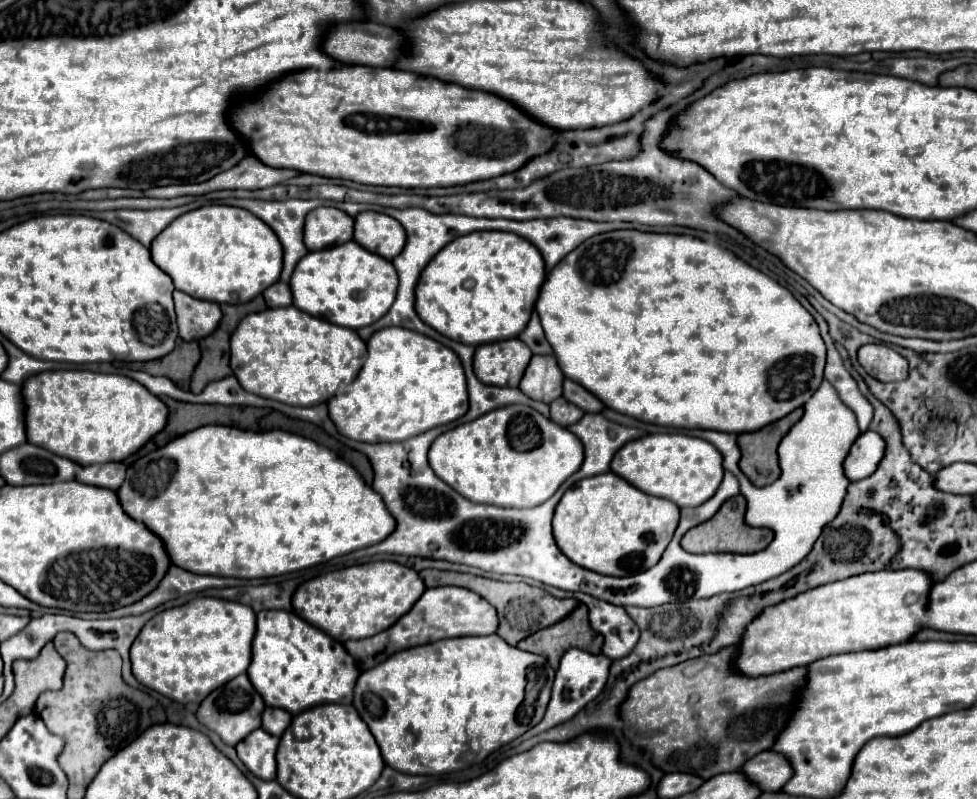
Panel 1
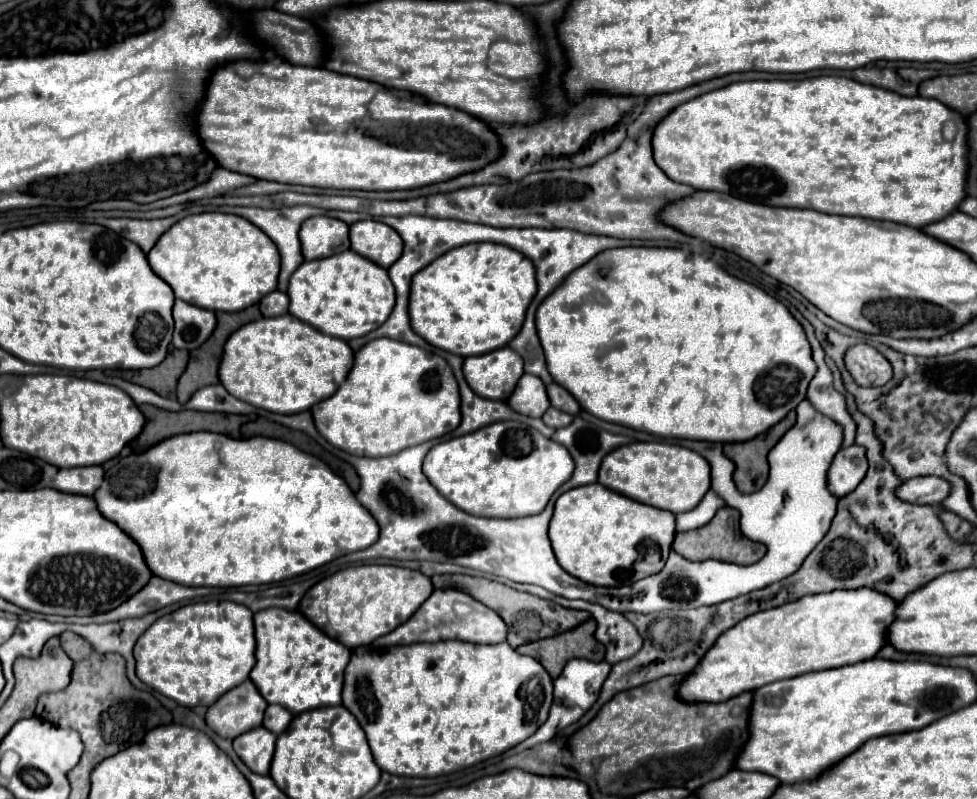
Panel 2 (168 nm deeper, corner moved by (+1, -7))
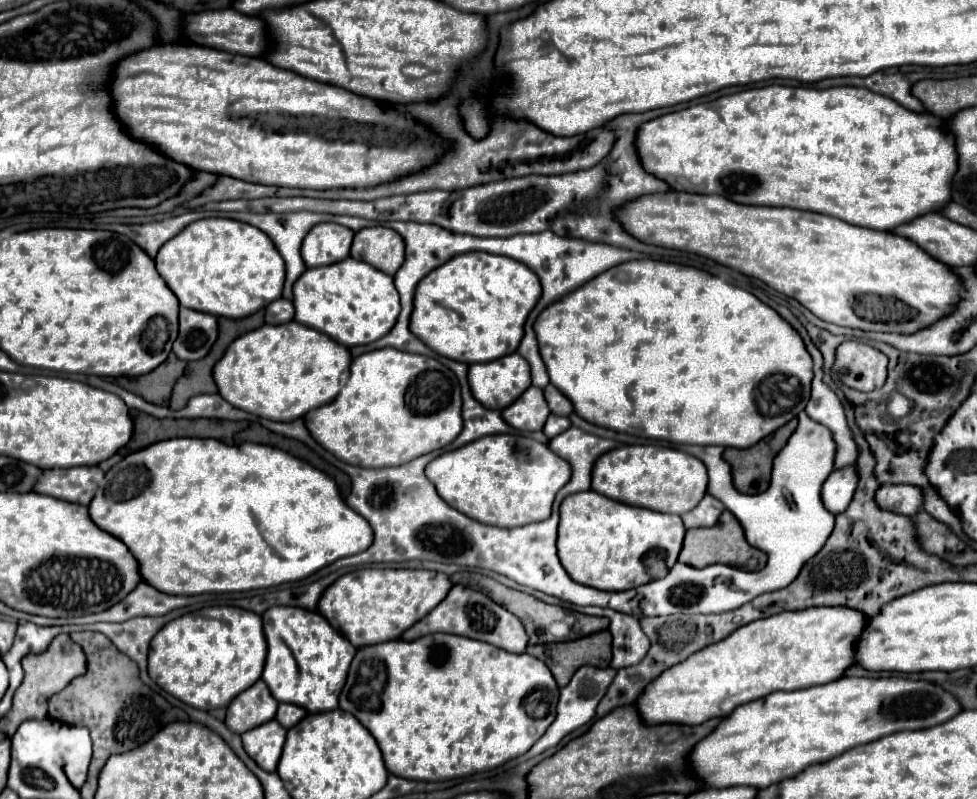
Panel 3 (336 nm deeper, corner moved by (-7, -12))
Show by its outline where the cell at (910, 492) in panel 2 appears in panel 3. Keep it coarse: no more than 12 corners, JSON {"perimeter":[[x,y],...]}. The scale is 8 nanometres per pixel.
{"perimeter":[[880,485],[876,505],[916,515],[922,491],[914,485]]}

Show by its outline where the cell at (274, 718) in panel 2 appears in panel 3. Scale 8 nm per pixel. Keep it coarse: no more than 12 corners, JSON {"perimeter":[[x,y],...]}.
{"perimeter":[[280,703],[276,721],[290,729],[304,715],[306,709]]}

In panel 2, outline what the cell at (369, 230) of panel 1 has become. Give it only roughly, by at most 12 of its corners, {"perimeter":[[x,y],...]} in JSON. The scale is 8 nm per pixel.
{"perimeter":[[376,220],[350,226],[350,248],[382,268],[404,242]]}

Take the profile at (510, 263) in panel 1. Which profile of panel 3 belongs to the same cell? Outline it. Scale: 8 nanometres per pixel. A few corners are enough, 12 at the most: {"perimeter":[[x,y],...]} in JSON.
{"perimeter":[[472,251],[414,293],[434,353],[514,353],[542,295],[532,269]]}

